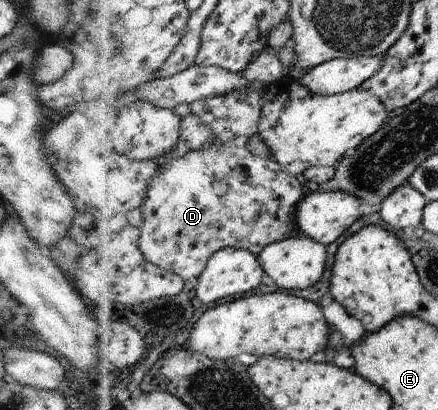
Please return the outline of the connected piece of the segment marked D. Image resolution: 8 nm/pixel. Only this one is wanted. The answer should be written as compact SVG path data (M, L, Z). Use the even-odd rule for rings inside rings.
M255 81L232 90L232 93L191 104L192 113L212 127L215 138L204 149L192 150L184 157L170 158L151 179L147 199L138 216L141 249L148 261L190 281L192 277L199 279L211 257L224 248L244 248L259 256L270 245L297 234L297 207L305 197L300 179L287 172L274 157L259 157L248 149L250 139L256 133L260 134L264 99L268 92L269 84Z

